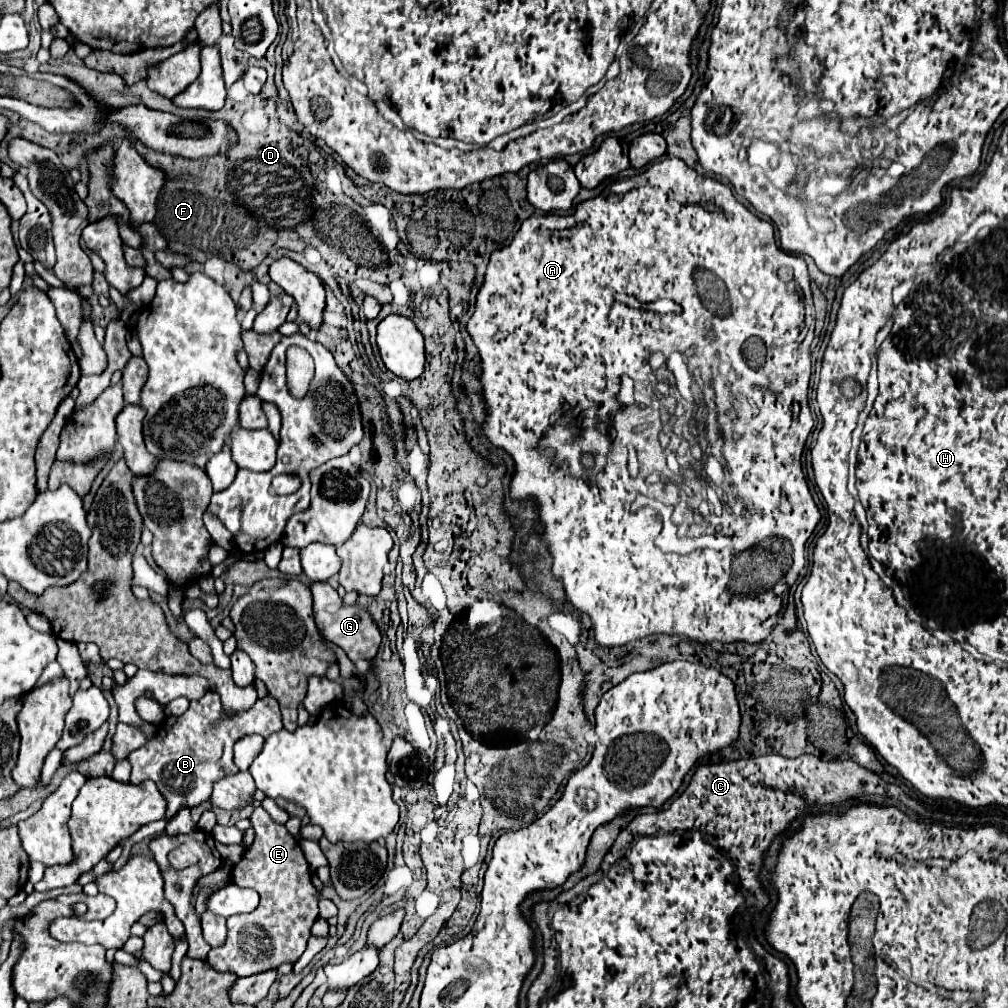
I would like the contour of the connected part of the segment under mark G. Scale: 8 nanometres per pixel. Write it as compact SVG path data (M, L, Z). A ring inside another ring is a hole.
M315 582L311 586L311 592L313 592L315 622L317 622L317 630L321 632L321 636L325 640L329 640L331 644L343 648L351 662L375 658L379 644L381 644L381 632L379 632L377 624L373 622L369 610L363 606L357 606L357 604L347 606L343 602L343 598L337 594L337 590L331 588L327 582Z

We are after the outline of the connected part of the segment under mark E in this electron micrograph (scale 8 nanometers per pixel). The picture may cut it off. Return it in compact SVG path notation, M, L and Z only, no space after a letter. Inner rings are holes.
M257 806L251 824L255 828L255 840L245 850L241 862L233 866L233 884L241 888L255 888L261 894L261 902L251 914L237 914L227 918L227 940L219 948L211 948L207 962L217 972L235 972L237 976L251 976L271 968L279 968L285 962L297 962L307 940L311 926L319 916L319 894L311 884L309 864L301 852L299 842L287 832L283 824L271 820L271 816Z

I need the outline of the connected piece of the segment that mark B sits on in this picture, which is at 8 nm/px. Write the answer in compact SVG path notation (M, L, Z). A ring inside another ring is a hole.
M209 690L203 698L193 700L185 714L167 716L165 722L157 726L155 738L145 746L129 754L133 766L131 784L141 784L143 780L153 780L159 786L167 802L165 818L175 816L181 808L195 808L209 800L213 784L229 774L235 774L233 764L233 744L247 734L261 734L263 738L281 730L281 712L275 698L267 696L257 700L251 710L243 710L235 716L225 716L219 694Z

